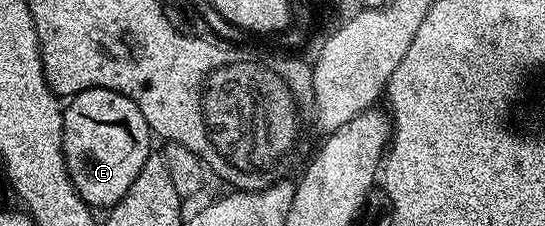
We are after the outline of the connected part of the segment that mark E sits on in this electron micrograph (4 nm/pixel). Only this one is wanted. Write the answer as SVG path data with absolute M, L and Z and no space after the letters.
M93 88L74 95L63 111L63 159L73 188L92 208L110 208L129 192L137 172L153 153L153 135L141 108L116 90Z

